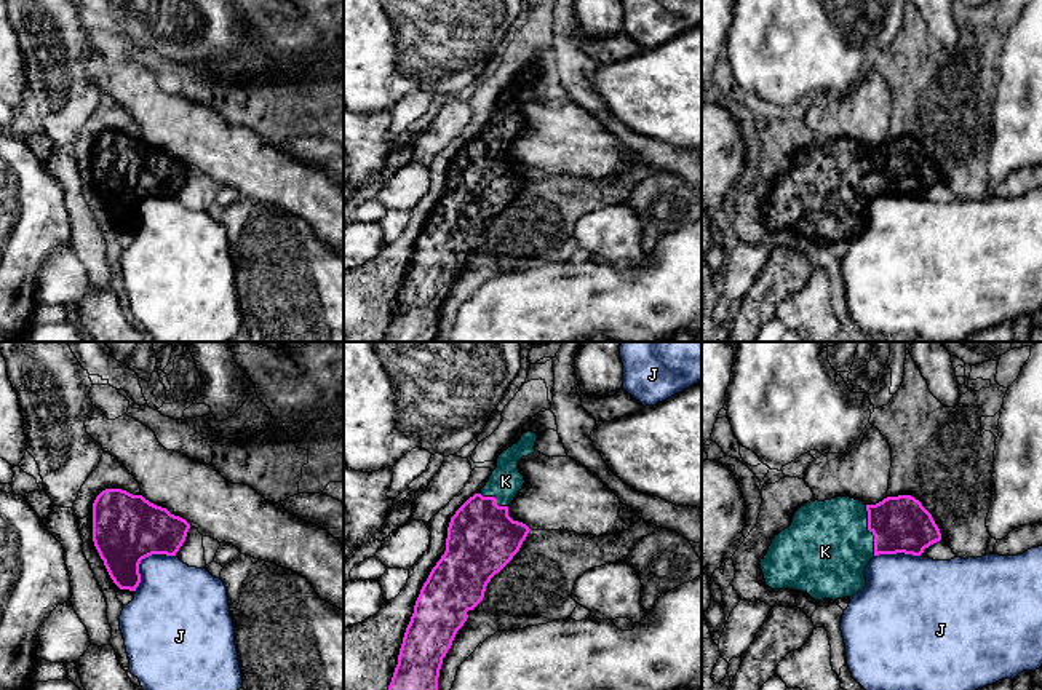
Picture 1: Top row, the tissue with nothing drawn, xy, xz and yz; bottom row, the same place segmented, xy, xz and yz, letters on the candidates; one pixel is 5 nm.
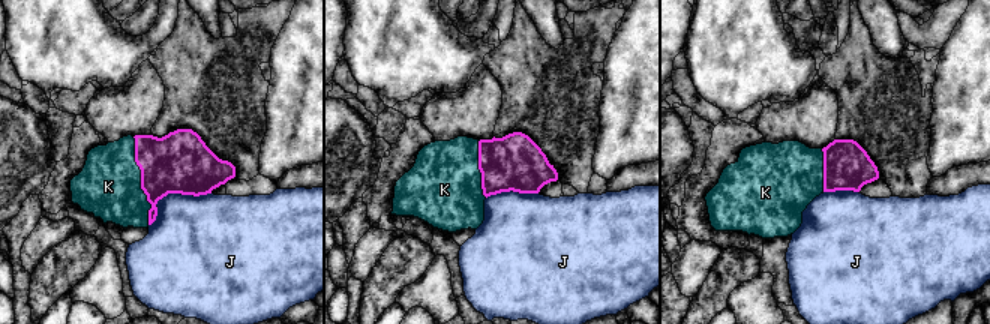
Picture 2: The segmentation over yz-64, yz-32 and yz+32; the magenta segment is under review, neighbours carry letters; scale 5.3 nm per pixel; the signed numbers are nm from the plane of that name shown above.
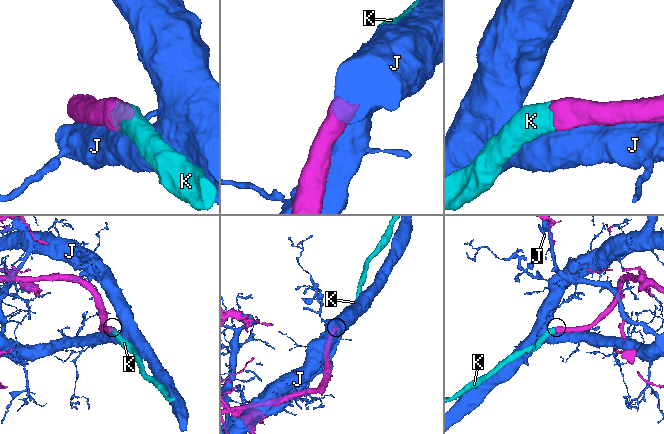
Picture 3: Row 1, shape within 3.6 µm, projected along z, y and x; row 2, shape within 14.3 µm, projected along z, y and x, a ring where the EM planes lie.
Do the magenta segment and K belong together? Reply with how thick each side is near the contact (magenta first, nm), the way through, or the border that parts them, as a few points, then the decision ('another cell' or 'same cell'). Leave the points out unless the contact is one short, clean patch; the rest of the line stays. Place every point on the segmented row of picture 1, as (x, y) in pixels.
calibres 280 and 440 nm; same cell

